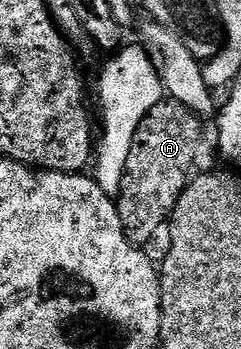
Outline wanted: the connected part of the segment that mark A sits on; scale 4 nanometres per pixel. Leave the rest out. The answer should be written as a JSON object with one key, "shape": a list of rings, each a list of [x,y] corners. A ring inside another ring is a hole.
{"shape":[[[164,99],[141,121],[133,137],[120,193],[115,198],[126,237],[135,246],[146,246],[170,220],[171,212],[191,180],[191,169],[203,135],[202,125],[199,116],[172,99]]]}

